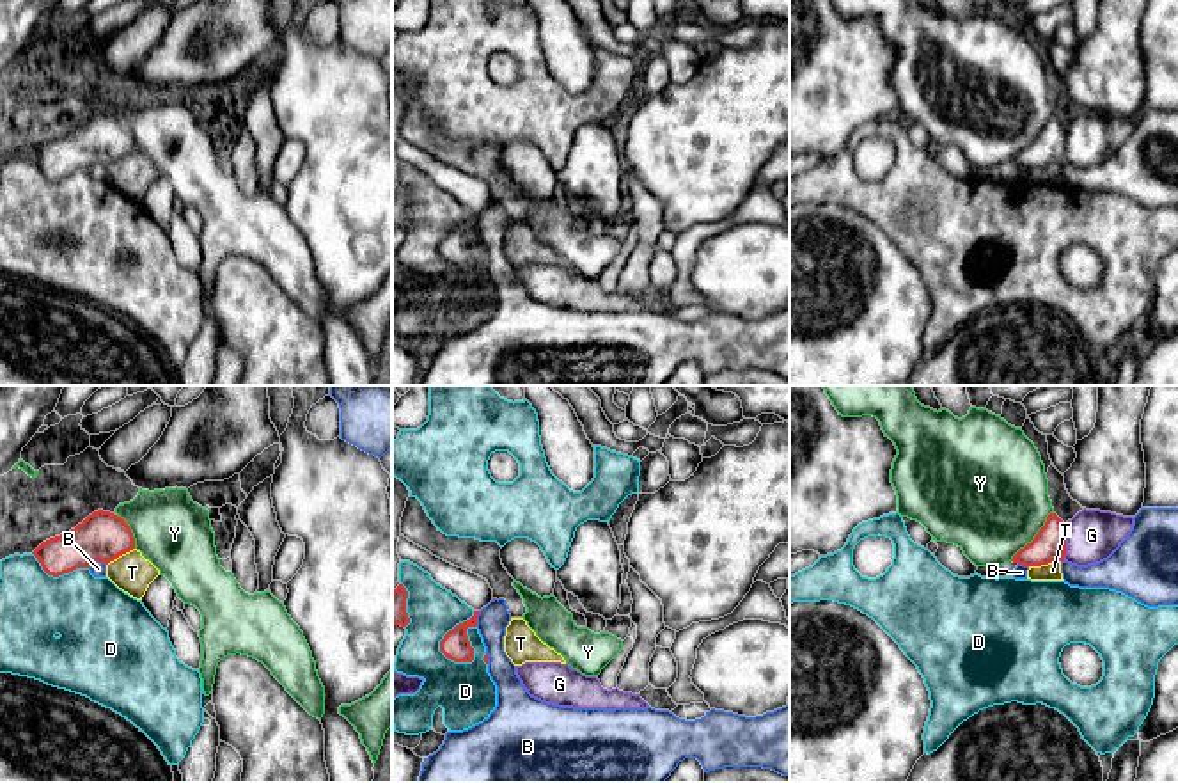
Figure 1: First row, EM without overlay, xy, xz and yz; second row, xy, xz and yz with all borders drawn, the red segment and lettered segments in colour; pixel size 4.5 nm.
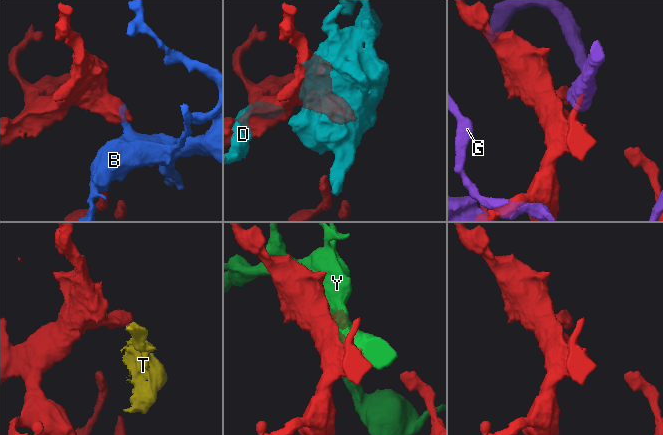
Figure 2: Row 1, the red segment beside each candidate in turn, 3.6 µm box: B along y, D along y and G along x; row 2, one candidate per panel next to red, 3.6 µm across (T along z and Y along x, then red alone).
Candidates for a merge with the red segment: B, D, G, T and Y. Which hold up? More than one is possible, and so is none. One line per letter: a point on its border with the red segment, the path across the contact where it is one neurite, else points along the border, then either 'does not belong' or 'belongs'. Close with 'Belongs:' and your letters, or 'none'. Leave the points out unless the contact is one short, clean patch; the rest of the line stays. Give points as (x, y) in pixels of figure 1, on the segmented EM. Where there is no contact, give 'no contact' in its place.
B: xy (98, 560) | does not belong
D: xz (446, 634) | does not belong
G: yz (1065, 542) | does not belong
T: yz (1044, 563) | along yz (1060, 560), (1029, 567) | does not belong
Y: yz (1035, 537) | does not belong
Belongs: none

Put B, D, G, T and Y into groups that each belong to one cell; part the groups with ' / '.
B / D / G / T / Y

